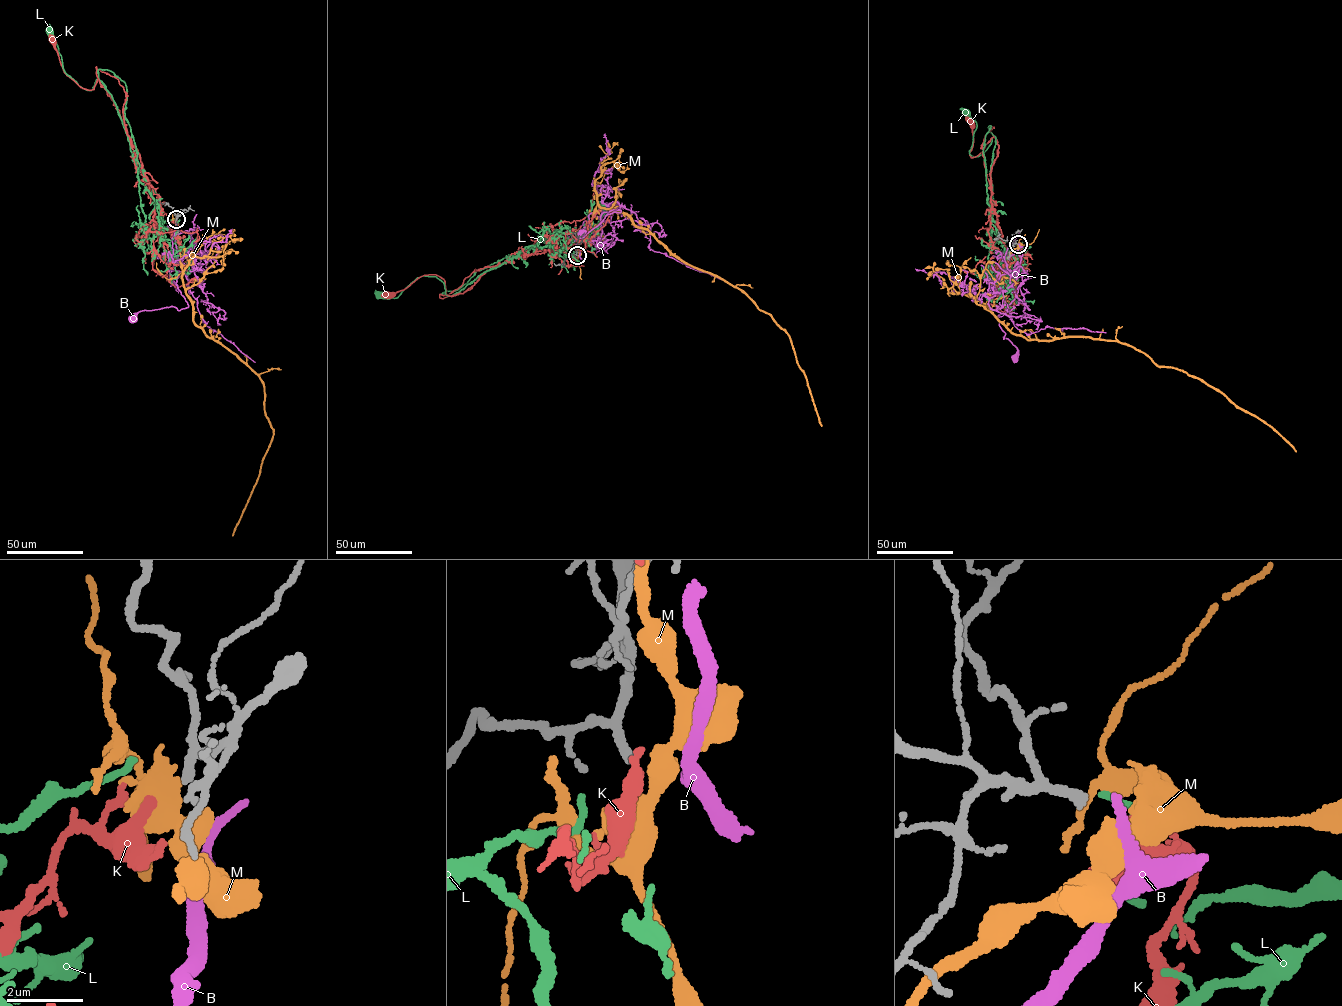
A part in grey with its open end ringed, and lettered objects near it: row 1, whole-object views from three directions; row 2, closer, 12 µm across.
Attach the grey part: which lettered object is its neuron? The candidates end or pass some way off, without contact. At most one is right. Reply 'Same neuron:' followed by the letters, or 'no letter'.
Same neuron: no letter

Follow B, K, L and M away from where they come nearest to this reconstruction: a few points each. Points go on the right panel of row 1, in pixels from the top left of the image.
B: (1019, 244), (1018, 249), (1007, 259), (1016, 297), (997, 319), (1005, 334), (1003, 338), (1016, 347), (1014, 358)
K: (1019, 244), (1021, 254), (1007, 256), (990, 201), (990, 174), (999, 145), (993, 137), (971, 158), (969, 120)
L: (1018, 244), (1019, 249), (1000, 254), (991, 245), (995, 137), (979, 156), (972, 156), (976, 122), (967, 113)
M: (1018, 245), (986, 302), (1007, 329), (1029, 339), (1118, 341), (1219, 390), (1296, 452)

